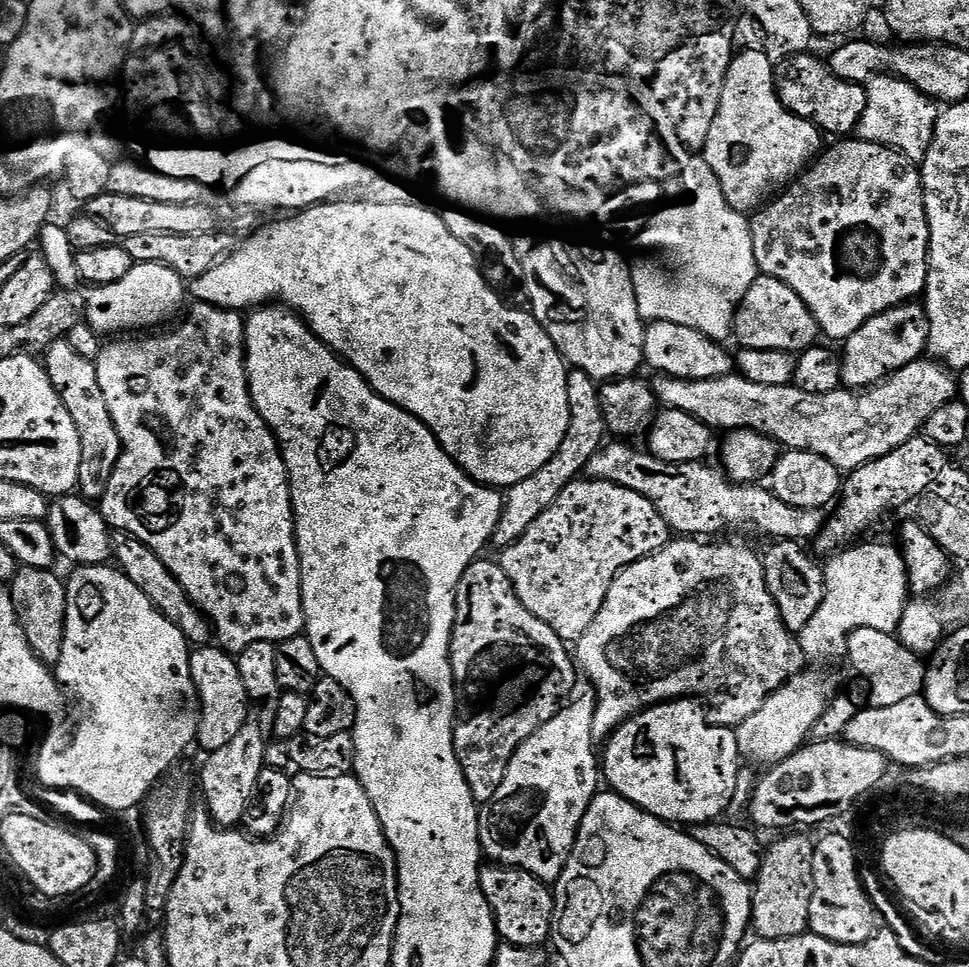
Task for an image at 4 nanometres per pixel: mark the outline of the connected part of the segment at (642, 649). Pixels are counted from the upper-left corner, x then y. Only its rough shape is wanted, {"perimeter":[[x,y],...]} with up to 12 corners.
{"perimeter":[[673,539],[574,648],[593,737],[728,692],[738,726],[806,659],[734,544]]}

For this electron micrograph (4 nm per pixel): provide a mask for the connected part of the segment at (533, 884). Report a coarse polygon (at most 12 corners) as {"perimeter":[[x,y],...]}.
{"perimeter":[[520,868],[480,869],[505,945],[551,941],[558,900]]}

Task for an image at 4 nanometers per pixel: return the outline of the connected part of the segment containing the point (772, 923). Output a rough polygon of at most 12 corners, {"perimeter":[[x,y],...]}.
{"perimeter":[[769,843],[754,881],[751,931],[809,931],[815,843]]}

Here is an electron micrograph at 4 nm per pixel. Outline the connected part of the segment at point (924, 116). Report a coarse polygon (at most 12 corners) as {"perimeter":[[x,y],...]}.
{"perimeter":[[910,82],[866,87],[859,139],[923,161],[941,113]]}

